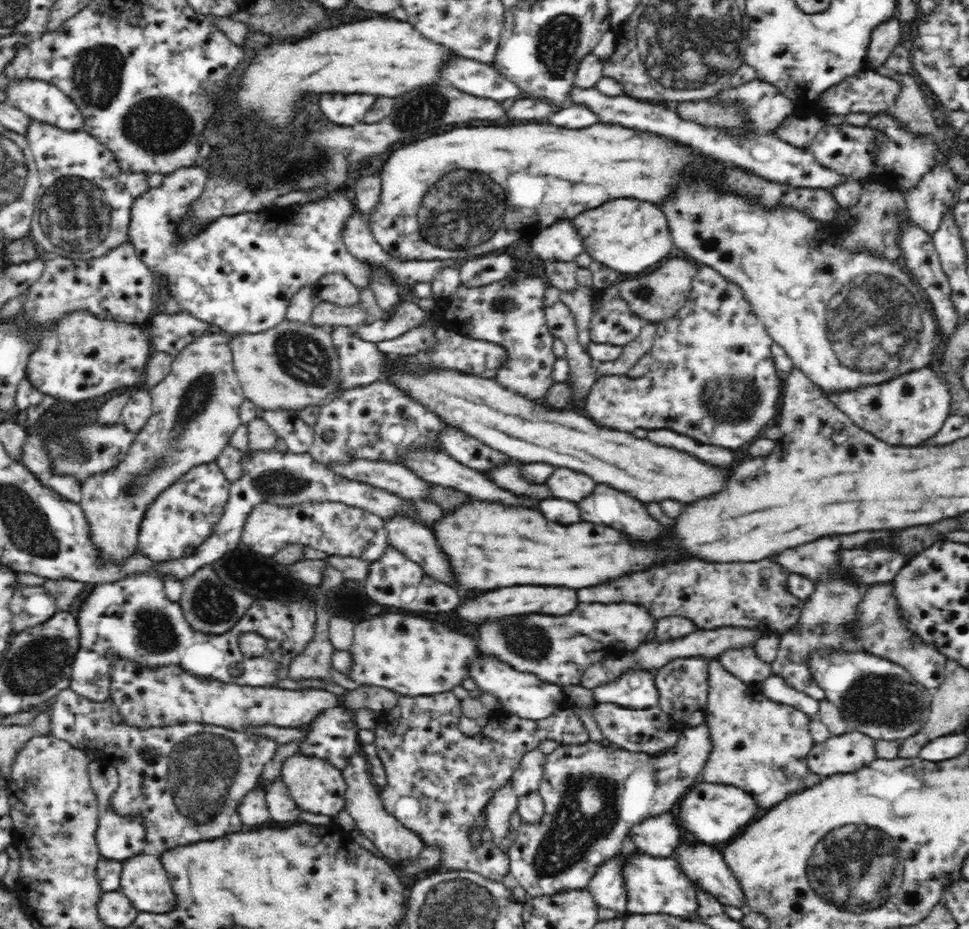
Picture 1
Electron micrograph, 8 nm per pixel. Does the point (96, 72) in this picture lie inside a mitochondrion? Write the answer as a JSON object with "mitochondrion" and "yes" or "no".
{"mitochondrion":"yes"}

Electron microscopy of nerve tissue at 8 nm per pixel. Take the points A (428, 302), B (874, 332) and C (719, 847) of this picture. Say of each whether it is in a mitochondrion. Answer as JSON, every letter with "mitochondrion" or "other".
{"A":"other","B":"mitochondrion","C":"other"}

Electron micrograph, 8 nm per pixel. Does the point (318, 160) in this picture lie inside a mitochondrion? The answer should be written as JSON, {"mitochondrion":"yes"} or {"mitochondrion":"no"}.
{"mitochondrion":"yes"}

